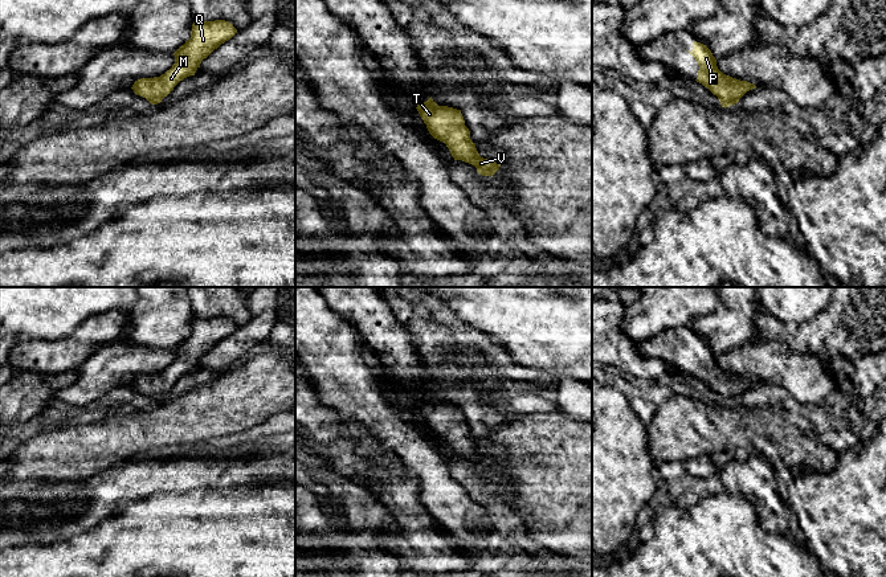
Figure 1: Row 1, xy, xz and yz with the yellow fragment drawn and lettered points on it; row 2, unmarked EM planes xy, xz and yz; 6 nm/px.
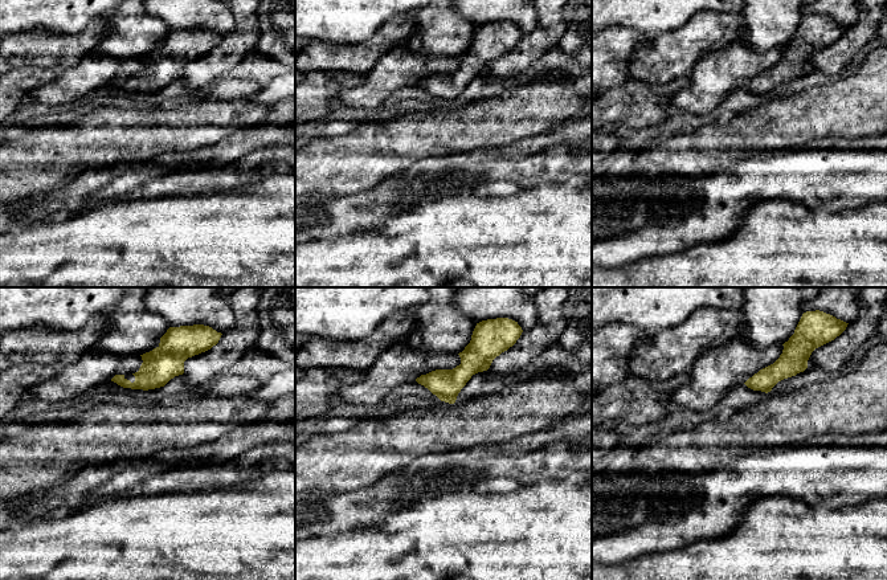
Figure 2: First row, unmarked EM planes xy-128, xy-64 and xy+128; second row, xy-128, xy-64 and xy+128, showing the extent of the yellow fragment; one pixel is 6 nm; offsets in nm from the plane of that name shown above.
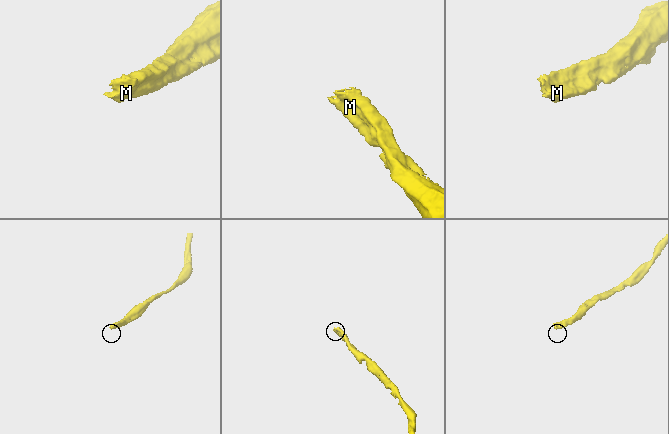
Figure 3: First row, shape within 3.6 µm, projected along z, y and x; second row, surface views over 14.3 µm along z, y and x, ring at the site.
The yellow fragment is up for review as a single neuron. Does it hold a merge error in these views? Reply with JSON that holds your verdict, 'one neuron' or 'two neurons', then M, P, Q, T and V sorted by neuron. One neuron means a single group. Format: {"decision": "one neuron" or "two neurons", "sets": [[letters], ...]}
{"decision": "one neuron", "sets": [["M", "P", "Q", "T", "V"]]}

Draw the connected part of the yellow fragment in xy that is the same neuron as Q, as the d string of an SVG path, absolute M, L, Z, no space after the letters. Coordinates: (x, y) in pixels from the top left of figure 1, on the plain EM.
M225 316L195 318L191 335L173 349L175 360L172 364L160 373L135 377L131 385L151 401L160 400L180 377L195 372L204 355L236 330L237 326L233 320Z

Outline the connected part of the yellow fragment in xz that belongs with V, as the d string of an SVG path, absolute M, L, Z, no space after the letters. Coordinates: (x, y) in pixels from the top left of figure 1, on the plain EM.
M432 393L417 401L417 408L426 421L429 430L446 441L454 457L462 457L477 465L482 472L491 472L501 461L479 453L475 439L470 435L470 427L465 422L461 406L438 402Z

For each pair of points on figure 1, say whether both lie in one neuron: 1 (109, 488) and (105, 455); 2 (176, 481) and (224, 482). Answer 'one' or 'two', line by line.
1: two
2: one

